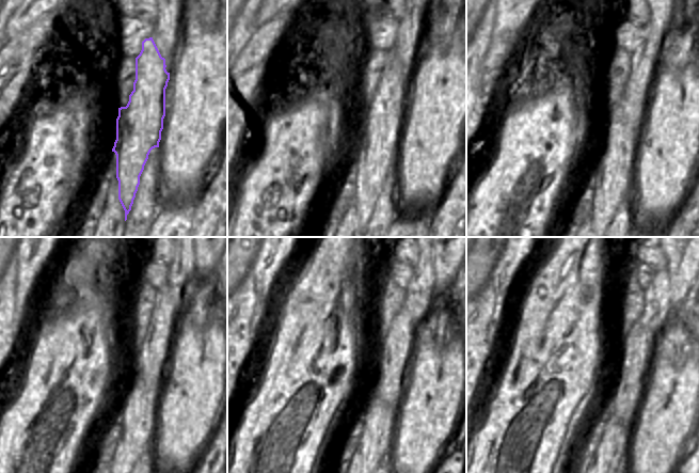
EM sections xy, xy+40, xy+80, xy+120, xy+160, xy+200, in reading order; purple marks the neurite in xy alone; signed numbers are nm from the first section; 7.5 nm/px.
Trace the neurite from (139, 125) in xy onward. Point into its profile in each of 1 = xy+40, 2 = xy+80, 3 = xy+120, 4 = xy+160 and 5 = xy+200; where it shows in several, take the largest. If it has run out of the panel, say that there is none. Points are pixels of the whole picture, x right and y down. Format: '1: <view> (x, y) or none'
1: xy+40 (375, 157)
2: xy+80 (615, 171)
3: xy+120 (138, 415)
4: xy+160 (375, 444)
5: xy+200 (610, 453)

